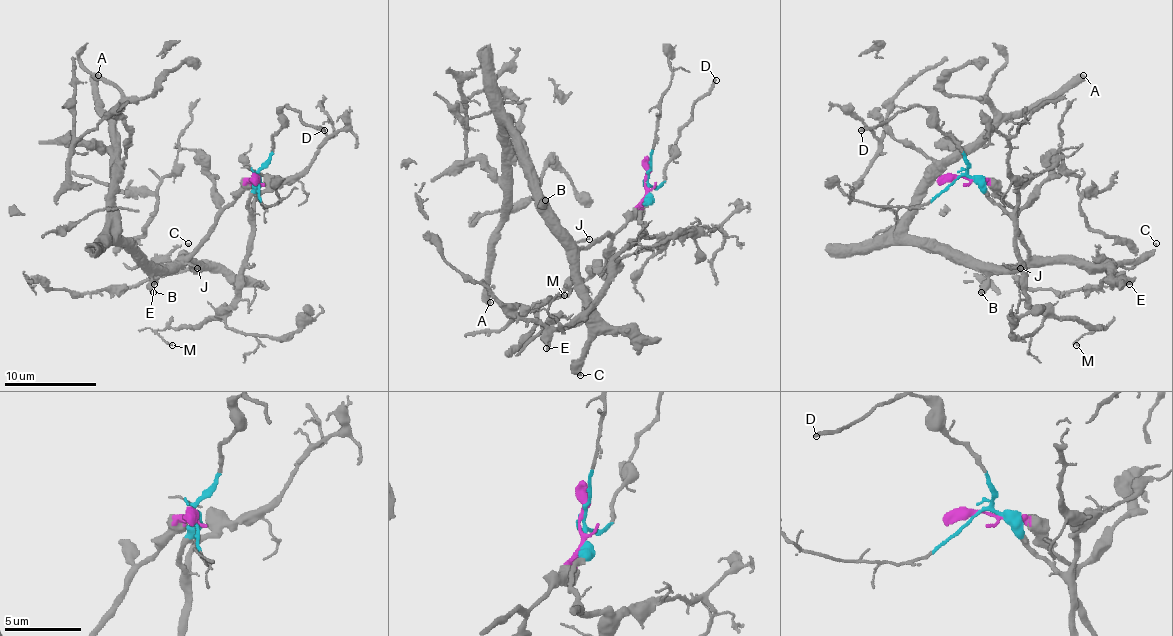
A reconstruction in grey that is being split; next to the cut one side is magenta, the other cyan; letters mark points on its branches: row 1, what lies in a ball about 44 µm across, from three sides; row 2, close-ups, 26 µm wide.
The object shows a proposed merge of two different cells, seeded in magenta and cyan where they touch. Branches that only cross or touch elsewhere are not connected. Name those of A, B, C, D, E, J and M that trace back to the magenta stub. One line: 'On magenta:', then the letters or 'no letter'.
On magenta: A, B, C, E, J

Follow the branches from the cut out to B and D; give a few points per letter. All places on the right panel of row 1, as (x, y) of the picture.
B: (957, 177), (980, 179), (1015, 212), (1019, 242), (1028, 253), (1026, 260), (989, 276), (989, 283), (980, 292)
D: (957, 177), (966, 170), (962, 149), (920, 106), (904, 108), (860, 131)

